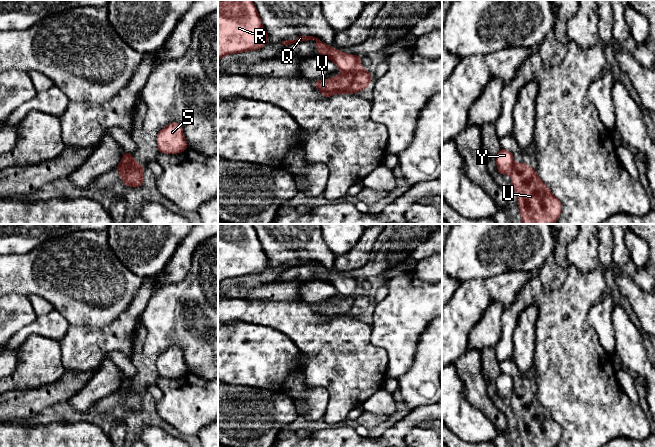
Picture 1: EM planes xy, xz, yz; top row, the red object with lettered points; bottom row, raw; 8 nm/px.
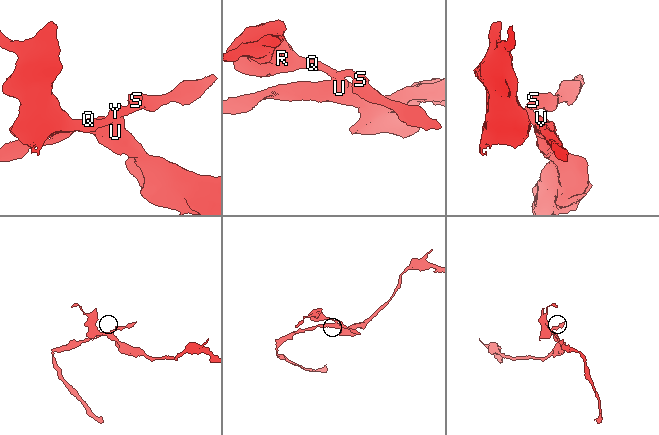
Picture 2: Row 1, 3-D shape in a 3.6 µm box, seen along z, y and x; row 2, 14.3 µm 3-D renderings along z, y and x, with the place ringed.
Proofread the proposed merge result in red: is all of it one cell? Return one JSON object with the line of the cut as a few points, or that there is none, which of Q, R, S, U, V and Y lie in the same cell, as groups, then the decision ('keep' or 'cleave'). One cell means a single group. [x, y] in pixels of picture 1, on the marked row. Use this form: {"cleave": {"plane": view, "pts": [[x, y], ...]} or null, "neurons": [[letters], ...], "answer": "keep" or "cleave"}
{"cleave": {"plane": "xz", "pts": [[360, 66], [342, 72]]}, "neurons": [["Q", "R", "S", "Y"], ["U", "V"]], "answer": "cleave"}

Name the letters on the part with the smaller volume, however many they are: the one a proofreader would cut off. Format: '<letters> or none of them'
Q, R, S, Y

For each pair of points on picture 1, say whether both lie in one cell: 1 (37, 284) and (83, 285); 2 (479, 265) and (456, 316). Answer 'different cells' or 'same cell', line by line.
1: same cell
2: different cells

